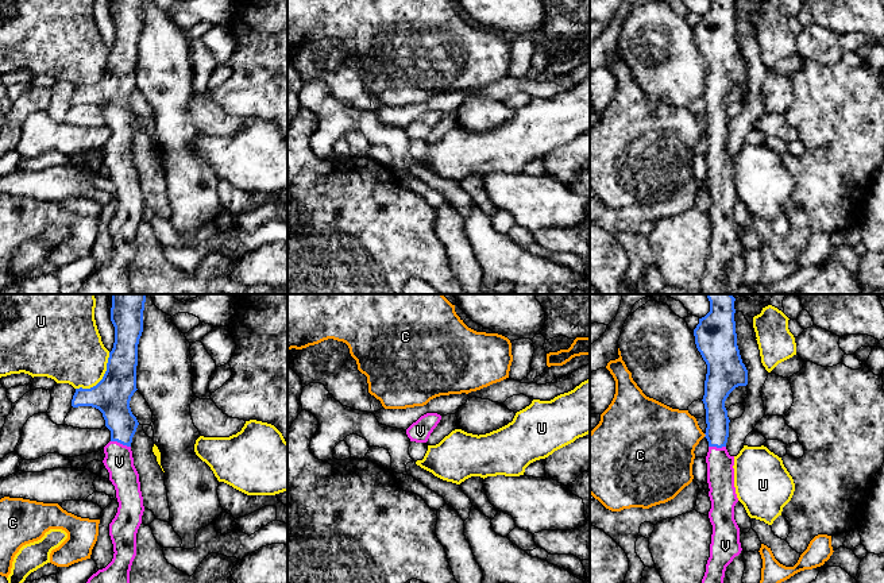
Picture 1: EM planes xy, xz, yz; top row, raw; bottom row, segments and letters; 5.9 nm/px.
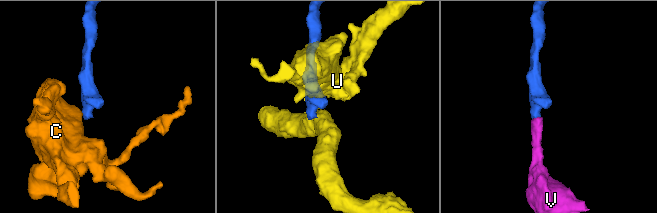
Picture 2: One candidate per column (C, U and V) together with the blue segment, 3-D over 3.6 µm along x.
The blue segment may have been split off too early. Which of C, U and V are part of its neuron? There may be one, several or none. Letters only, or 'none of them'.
V

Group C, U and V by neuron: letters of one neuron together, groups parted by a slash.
C / U / V

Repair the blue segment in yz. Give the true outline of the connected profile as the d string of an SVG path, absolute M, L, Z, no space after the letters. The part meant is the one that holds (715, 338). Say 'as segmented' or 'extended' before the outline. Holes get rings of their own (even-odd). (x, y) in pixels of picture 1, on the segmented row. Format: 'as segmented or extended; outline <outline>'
extended; outline M707 294L710 312L694 329L695 344L707 364L703 404L709 441L707 483L713 525L710 557L702 583L723 583L726 567L742 551L740 528L734 520L738 502L734 487L734 456L726 449L729 417L725 401L738 386L748 385L748 370L737 345L734 301L731 294Z

